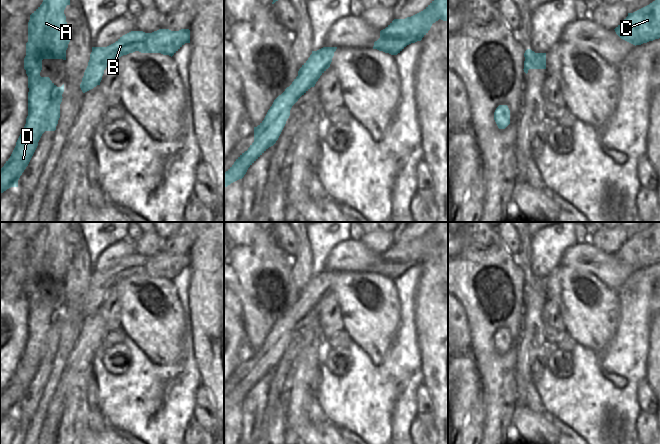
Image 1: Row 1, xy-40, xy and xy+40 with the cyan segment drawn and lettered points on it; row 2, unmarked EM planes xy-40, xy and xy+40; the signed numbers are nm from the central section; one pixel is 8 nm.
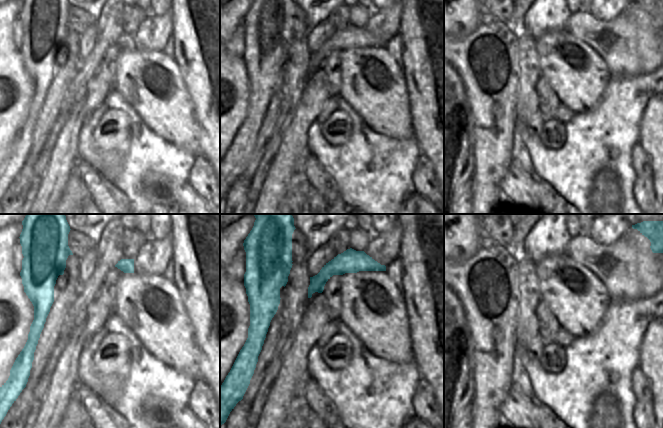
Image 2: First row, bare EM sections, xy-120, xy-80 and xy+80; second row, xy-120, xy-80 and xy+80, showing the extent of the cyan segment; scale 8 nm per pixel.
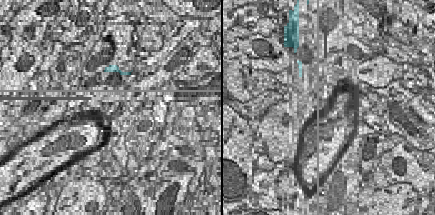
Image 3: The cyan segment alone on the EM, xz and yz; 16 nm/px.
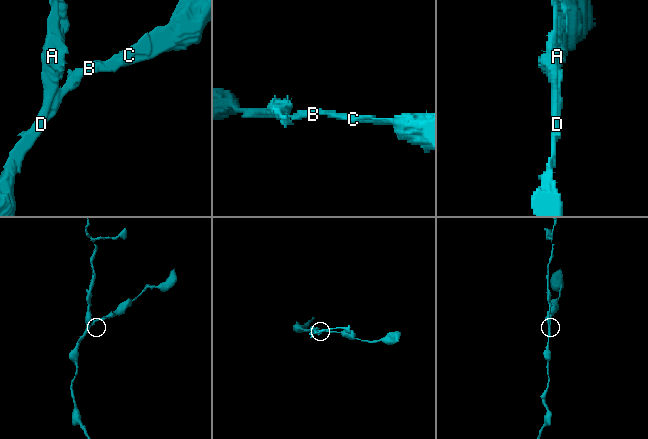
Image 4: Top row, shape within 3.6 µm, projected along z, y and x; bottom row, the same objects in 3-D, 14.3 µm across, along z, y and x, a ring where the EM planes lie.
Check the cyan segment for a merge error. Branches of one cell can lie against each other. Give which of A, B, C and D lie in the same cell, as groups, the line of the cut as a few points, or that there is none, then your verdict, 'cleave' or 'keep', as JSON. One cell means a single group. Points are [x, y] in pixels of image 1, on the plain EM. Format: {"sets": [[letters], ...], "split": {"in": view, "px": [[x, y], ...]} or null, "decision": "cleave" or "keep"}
{"sets": [["A", "D"], ["B", "C"]], "split": {"in": "xy", "px": [[285, 314], [294, 317], [298, 322]]}, "decision": "cleave"}

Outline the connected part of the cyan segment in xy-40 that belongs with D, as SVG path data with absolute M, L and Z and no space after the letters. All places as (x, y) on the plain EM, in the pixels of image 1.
M44 222L42 228L30 239L28 246L28 266L24 293L28 300L28 340L26 348L16 366L16 370L0 393L0 417L11 411L18 411L18 404L28 390L38 366L45 355L55 355L60 342L60 328L64 316L64 308L57 311L49 301L41 301L43 283L66 284L66 274L72 257L68 254L64 234L70 229L70 222Z

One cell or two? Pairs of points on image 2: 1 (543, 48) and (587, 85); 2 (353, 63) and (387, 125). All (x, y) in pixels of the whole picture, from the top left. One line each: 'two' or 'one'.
1: one
2: one

